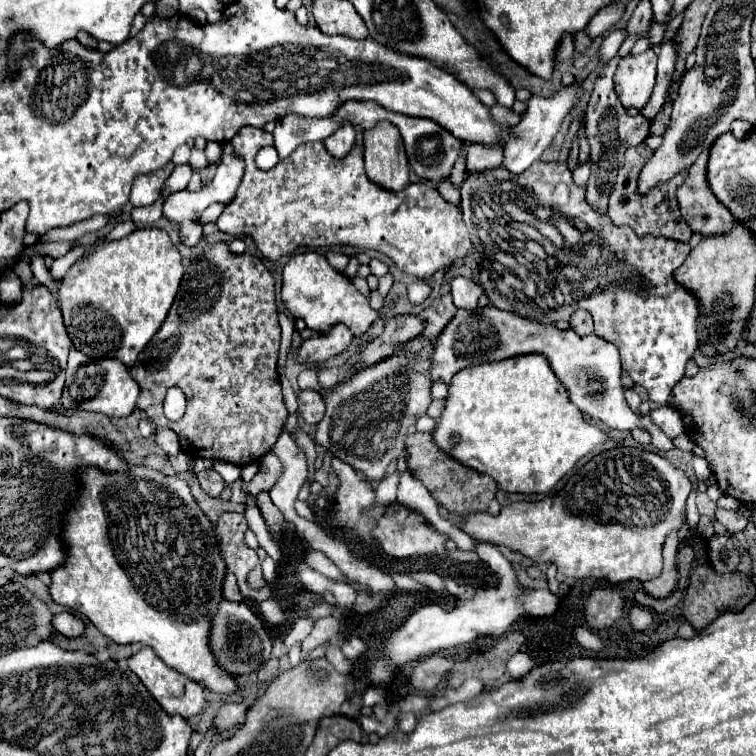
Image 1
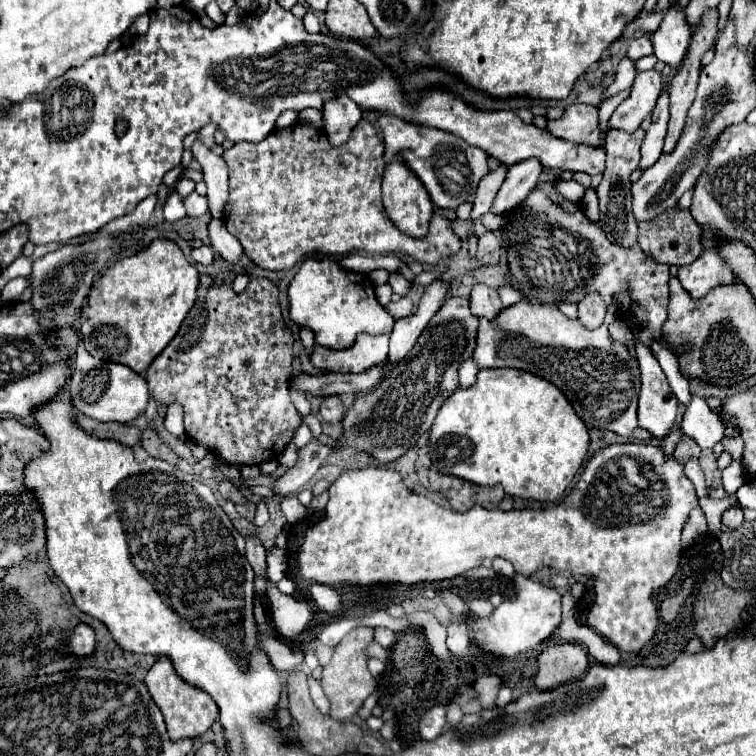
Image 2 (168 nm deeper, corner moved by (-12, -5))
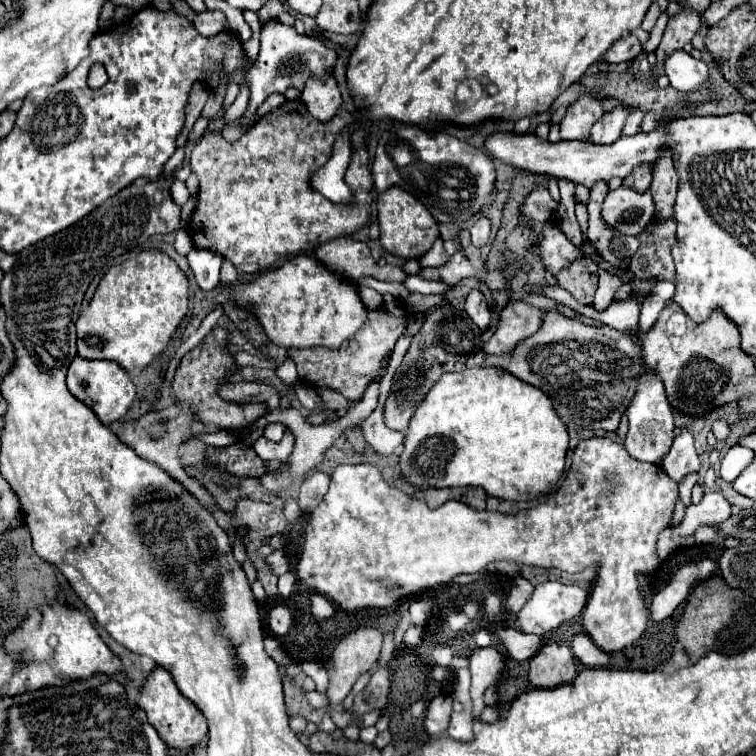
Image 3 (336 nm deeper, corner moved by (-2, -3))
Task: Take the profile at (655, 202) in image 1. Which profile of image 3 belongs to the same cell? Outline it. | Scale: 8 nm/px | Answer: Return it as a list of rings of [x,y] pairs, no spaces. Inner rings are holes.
[[[672,219],[660,223],[650,223],[642,235],[638,253],[630,261],[630,271],[636,279],[650,279],[654,283],[672,281],[676,275],[674,259],[672,259],[672,245],[676,243],[676,223]]]

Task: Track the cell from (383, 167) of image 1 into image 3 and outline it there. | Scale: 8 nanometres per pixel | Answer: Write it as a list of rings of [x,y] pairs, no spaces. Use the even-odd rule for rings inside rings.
[[[388,189],[386,193],[380,193],[378,197],[378,221],[380,221],[380,243],[382,247],[402,259],[418,259],[422,257],[432,243],[440,237],[438,231],[438,223],[434,221],[434,217],[430,215],[430,211],[426,211],[426,207],[422,203],[418,203],[418,199],[414,199],[414,195],[406,193],[404,189]]]

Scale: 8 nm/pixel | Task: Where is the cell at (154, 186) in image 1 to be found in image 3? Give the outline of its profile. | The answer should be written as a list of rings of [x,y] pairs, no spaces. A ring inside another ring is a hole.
[[[294,99],[268,111],[264,117],[260,117],[260,121],[254,127],[248,129],[246,135],[242,135],[234,143],[226,141],[220,133],[206,133],[194,145],[190,159],[190,167],[200,179],[200,189],[196,197],[198,203],[192,215],[192,225],[188,223],[188,233],[192,229],[194,247],[220,253],[222,257],[232,261],[232,265],[240,273],[258,273],[268,269],[288,253],[312,251],[320,243],[358,231],[370,217],[372,201],[372,195],[368,191],[368,187],[372,187],[372,177],[368,169],[370,157],[366,151],[364,131],[354,131],[354,155],[346,171],[346,183],[354,189],[356,201],[348,205],[336,205],[310,187],[310,175],[330,159],[336,137],[354,121],[354,117],[346,109],[340,107],[338,113],[342,115],[338,115],[330,123],[318,123],[318,119],[314,119],[306,111],[306,105],[300,103],[300,99]]]

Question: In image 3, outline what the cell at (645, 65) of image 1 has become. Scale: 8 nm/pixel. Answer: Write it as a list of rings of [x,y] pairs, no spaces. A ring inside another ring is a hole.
[[[616,107],[614,111],[608,111],[592,127],[588,141],[596,143],[596,145],[610,145],[610,143],[614,143],[622,135],[622,125],[624,125],[628,115],[630,115],[630,111],[626,107]]]

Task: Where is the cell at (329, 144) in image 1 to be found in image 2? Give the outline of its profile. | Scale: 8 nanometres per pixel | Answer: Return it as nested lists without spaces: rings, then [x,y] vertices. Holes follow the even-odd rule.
[[[348,97],[332,99],[324,105],[324,133],[332,147],[340,147],[348,141],[354,127],[362,119],[362,109]]]

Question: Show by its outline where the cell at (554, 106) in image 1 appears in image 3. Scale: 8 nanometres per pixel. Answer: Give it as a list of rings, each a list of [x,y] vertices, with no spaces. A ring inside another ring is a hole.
[[[480,217],[470,229],[472,245],[480,249],[480,247],[484,247],[488,243],[488,237],[490,237],[490,221],[486,217]]]

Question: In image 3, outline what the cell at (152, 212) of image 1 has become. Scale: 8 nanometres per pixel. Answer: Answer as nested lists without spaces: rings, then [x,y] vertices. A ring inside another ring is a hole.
[[[174,179],[174,185],[172,185],[172,197],[174,197],[174,201],[176,201],[178,205],[184,205],[184,203],[190,199],[190,193],[188,193],[184,181]]]

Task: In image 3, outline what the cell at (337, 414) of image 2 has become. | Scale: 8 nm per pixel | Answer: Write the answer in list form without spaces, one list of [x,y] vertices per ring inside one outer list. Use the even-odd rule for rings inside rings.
[[[320,389],[320,397],[324,401],[324,405],[332,411],[340,411],[340,409],[346,409],[348,407],[348,399],[342,397],[338,391],[332,391],[332,389]]]

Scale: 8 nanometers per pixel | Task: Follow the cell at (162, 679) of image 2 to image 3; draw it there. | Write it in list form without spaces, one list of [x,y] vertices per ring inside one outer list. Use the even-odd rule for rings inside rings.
[[[162,667],[154,669],[148,675],[148,679],[146,679],[144,687],[142,687],[138,705],[142,705],[142,709],[148,715],[148,723],[158,731],[160,739],[168,747],[174,747],[174,749],[192,749],[192,747],[198,747],[202,743],[202,739],[208,735],[208,725],[206,725],[204,715],[194,707],[194,703],[190,703],[178,691],[172,675],[166,669],[162,669]]]

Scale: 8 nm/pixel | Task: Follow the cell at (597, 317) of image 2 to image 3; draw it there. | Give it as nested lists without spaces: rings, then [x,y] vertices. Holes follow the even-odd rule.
[[[590,257],[576,259],[556,275],[558,287],[566,289],[578,303],[590,305],[598,289],[598,265]]]

